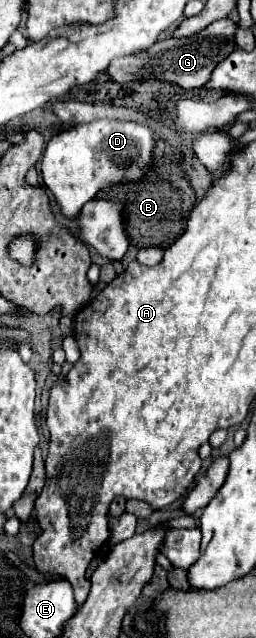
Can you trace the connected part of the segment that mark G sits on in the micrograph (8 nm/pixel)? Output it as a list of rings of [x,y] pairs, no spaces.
[[[220,19],[208,25],[204,31],[182,37],[182,39],[162,39],[156,41],[150,49],[132,53],[128,57],[120,57],[112,61],[106,69],[106,75],[116,83],[130,83],[130,81],[144,81],[144,79],[160,79],[182,89],[200,89],[210,79],[212,69],[234,51],[234,35],[236,25],[230,19]]]

